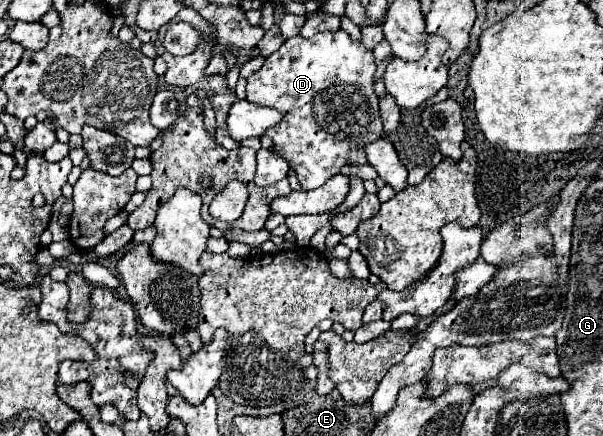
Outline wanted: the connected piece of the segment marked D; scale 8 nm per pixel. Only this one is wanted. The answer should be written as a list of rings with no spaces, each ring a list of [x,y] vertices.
[[[338,30],[322,32],[312,38],[294,36],[286,40],[280,46],[280,50],[268,56],[264,66],[248,78],[246,100],[260,106],[276,108],[284,114],[284,120],[270,128],[266,134],[274,140],[274,152],[278,152],[290,162],[304,190],[320,188],[326,180],[340,174],[342,166],[368,164],[364,146],[384,136],[378,112],[378,96],[374,92],[374,72],[374,54],[366,50],[362,44],[352,42],[344,30]]]

